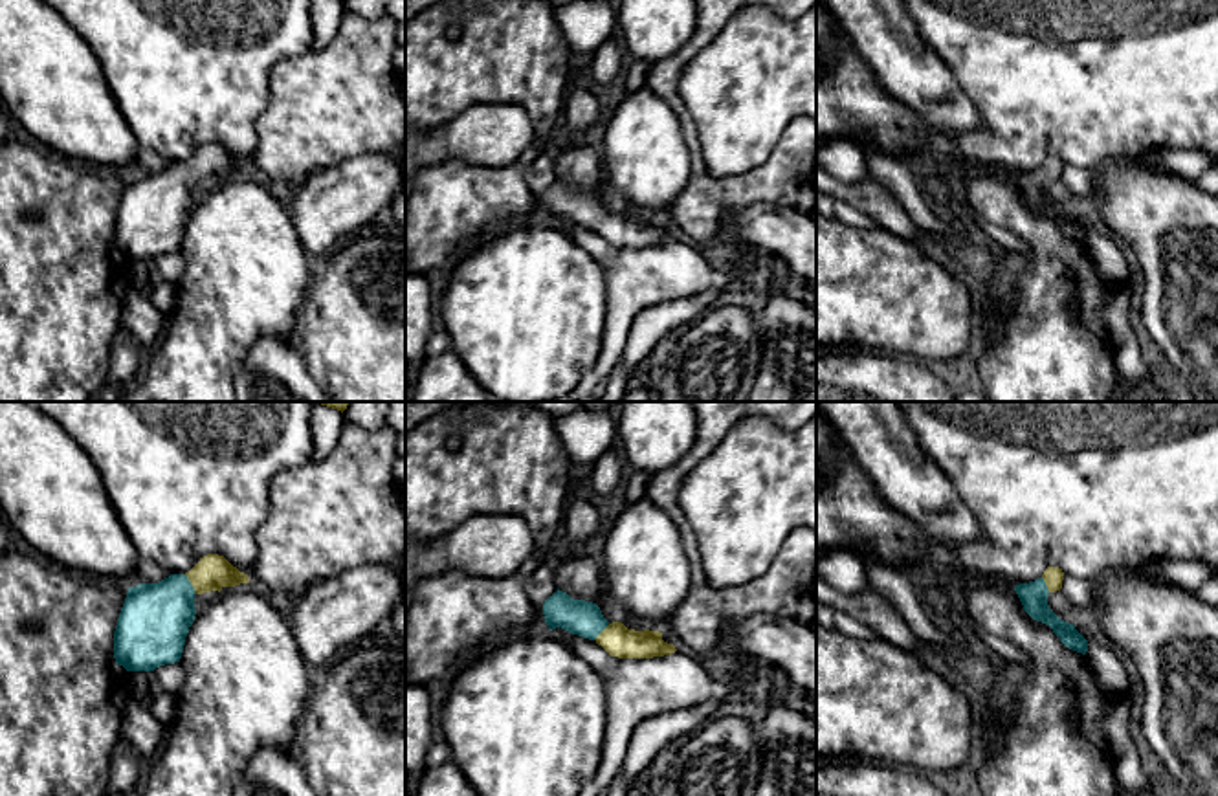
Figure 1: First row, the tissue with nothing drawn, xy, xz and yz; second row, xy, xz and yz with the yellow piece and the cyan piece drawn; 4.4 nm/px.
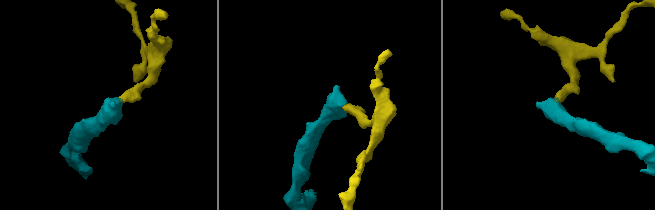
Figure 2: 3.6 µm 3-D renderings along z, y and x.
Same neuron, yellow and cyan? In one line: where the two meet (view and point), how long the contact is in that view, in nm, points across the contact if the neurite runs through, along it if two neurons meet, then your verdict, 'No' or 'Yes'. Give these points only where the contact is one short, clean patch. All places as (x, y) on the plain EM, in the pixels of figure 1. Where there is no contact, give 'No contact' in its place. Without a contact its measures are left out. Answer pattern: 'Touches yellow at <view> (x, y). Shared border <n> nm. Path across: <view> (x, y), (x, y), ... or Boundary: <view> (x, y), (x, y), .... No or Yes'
Touches yellow at xy (191, 173). Shared border 110 nm. Path across: xy (211, 162), (191, 173), (153, 213). Yes

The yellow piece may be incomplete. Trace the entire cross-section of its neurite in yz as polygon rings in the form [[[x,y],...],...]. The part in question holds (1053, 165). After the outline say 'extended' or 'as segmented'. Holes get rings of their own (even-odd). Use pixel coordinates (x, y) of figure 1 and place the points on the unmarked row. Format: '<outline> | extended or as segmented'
[[[1047,156],[1038,169],[1014,174],[1014,180],[1024,194],[1024,200],[1033,209],[1049,215],[1066,237],[1086,244],[1088,229],[1075,218],[1073,213],[1060,209],[1047,194],[1047,183],[1060,180],[1062,169],[1062,158]]] | extended

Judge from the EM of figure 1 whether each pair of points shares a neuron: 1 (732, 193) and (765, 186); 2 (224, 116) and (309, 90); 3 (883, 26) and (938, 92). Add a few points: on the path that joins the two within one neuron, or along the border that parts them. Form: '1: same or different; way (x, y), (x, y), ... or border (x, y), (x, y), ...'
1: same; way (740, 191), (758, 186)
2: different; border (277, 61), (255, 145)
3: same; way (890, 43), (921, 76)

